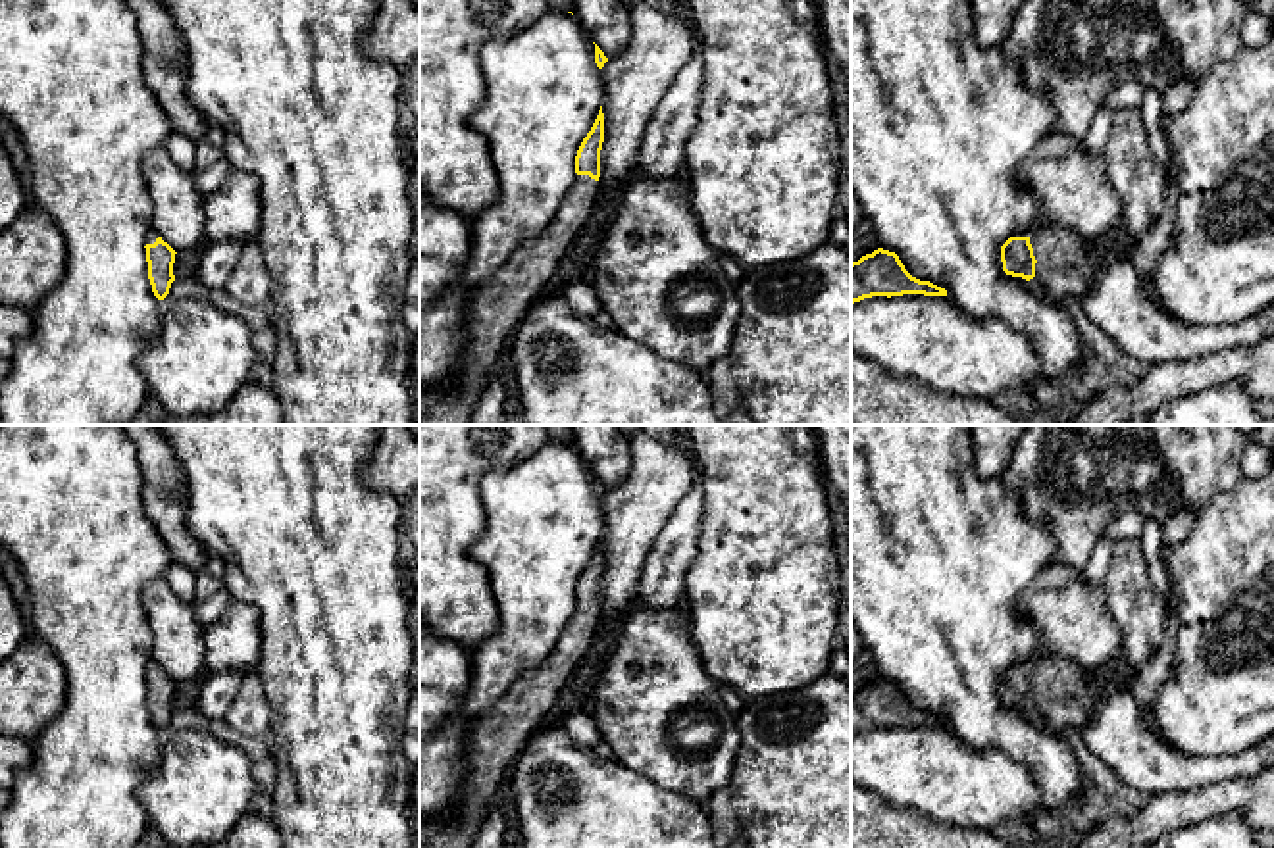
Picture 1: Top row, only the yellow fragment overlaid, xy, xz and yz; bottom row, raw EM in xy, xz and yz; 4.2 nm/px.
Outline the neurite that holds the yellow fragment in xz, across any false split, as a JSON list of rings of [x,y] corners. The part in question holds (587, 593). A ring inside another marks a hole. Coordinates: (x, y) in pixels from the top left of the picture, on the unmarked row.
[[[604,544],[599,546],[575,586],[575,611],[550,656],[527,669],[473,725],[468,740],[470,765],[460,806],[443,817],[420,819],[420,848],[471,848],[491,810],[493,794],[518,760],[525,740],[560,702],[573,669],[599,633]]]

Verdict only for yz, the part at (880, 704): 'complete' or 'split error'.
complete

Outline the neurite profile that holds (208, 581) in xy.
[[[210,556],[206,565],[196,573],[194,598],[206,600],[217,594],[225,586],[223,573],[223,561],[217,556]]]

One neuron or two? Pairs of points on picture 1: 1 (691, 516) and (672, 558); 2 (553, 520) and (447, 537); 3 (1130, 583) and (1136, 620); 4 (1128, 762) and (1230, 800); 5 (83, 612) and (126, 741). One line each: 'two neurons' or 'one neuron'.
1: one neuron
2: two neurons
3: one neuron
4: two neurons
5: one neuron

